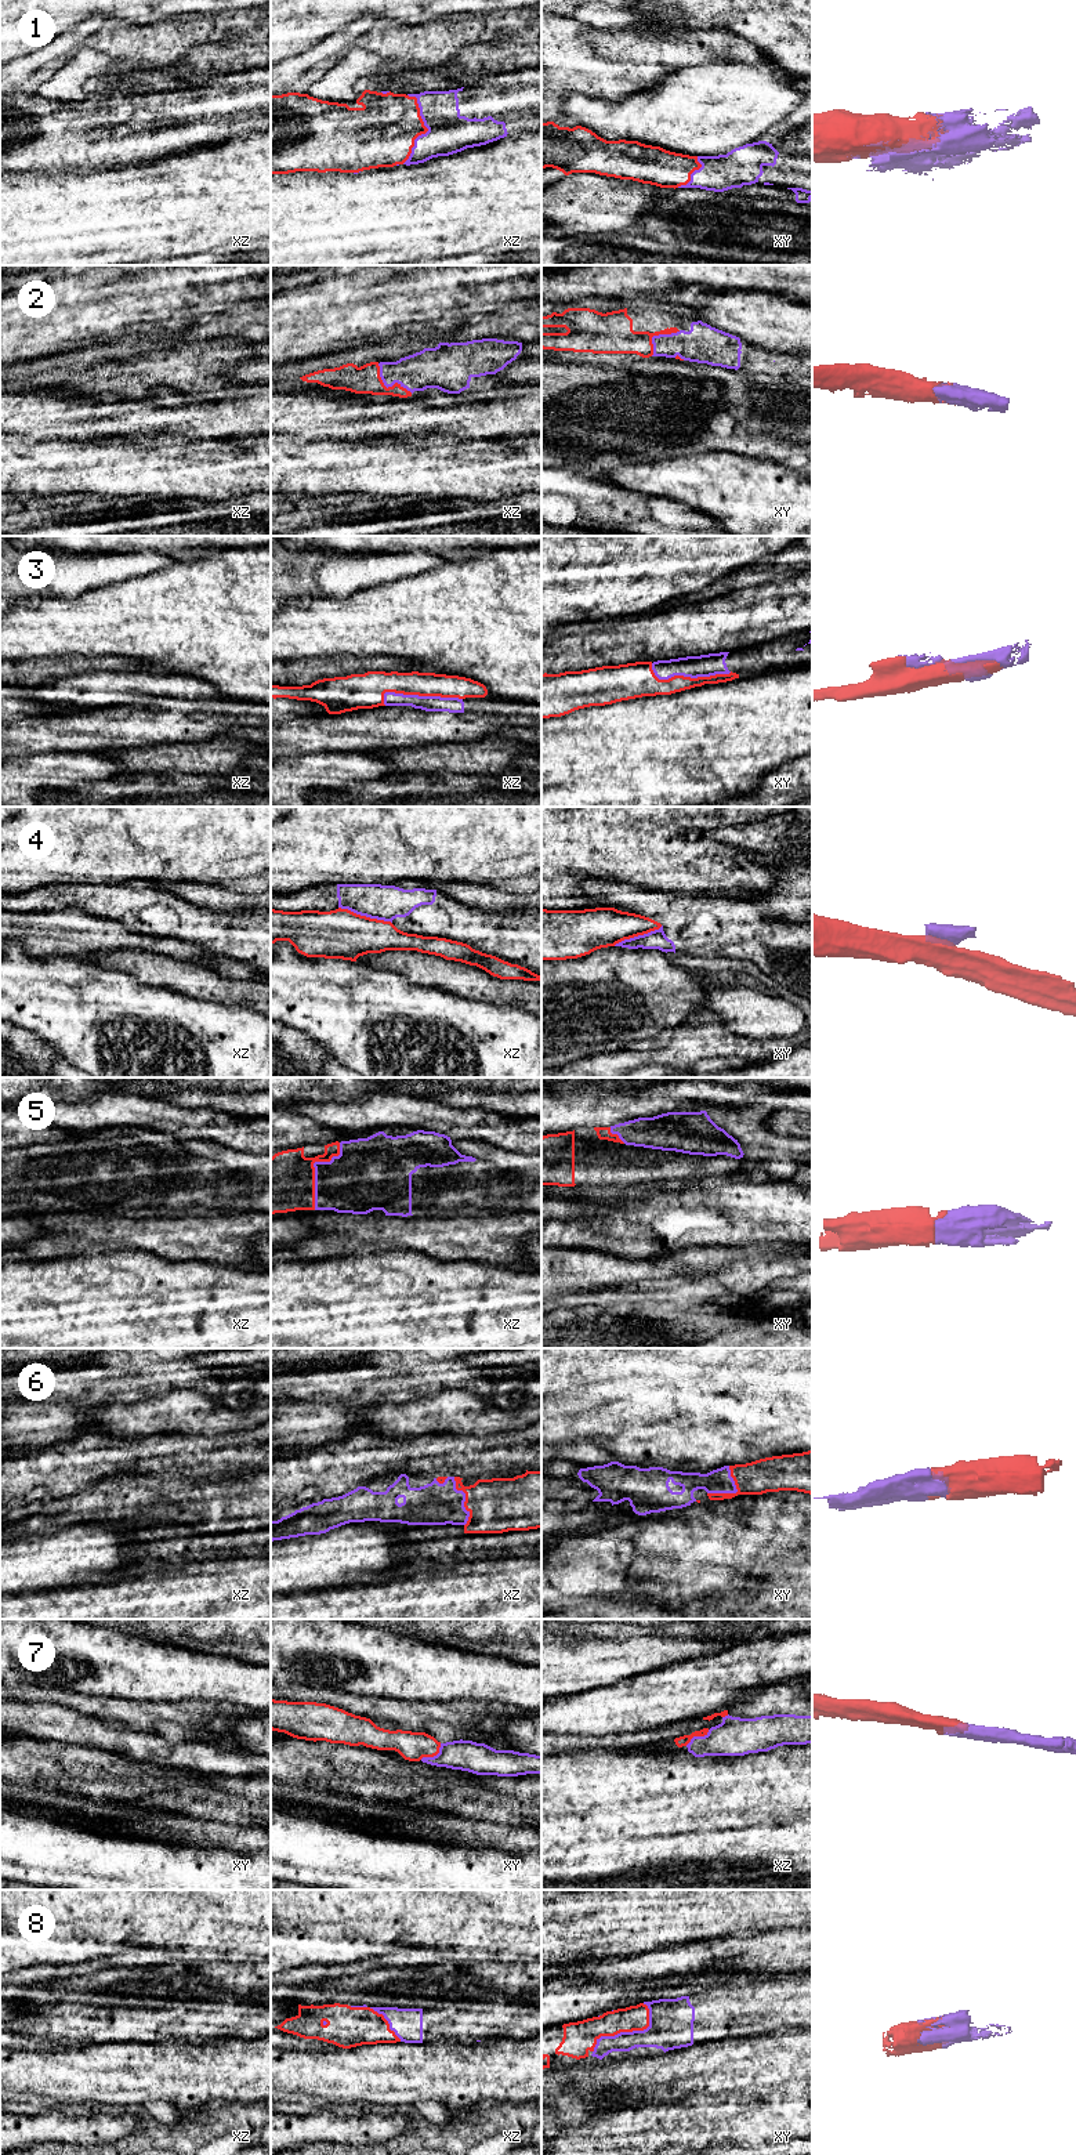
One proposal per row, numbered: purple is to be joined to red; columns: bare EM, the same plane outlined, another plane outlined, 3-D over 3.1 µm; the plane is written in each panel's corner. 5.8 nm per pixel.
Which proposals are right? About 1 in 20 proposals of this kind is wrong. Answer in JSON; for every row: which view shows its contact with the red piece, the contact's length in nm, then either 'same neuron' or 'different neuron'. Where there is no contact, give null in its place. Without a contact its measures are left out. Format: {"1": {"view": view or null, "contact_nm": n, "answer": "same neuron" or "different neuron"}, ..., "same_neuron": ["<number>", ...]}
{"1": {"view": "xz", "contact_nm": 400, "answer": "same neuron"}, "2": {"view": "xz", "contact_nm": 260, "answer": "same neuron"}, "3": {"view": "xz", "contact_nm": 460, "answer": "same neuron"}, "4": {"view": "xz", "contact_nm": 320, "answer": "different neuron"}, "5": {"view": "xz", "contact_nm": 420, "answer": "same neuron"}, "6": {"view": "xy", "contact_nm": 220, "answer": "same neuron"}, "7": {"view": "xy", "contact_nm": 160, "answer": "same neuron"}, "8": {"view": "xy", "contact_nm": 420, "answer": "same neuron"}, "same_neuron": ["1", "2", "3", "5", "6", "7", "8"]}

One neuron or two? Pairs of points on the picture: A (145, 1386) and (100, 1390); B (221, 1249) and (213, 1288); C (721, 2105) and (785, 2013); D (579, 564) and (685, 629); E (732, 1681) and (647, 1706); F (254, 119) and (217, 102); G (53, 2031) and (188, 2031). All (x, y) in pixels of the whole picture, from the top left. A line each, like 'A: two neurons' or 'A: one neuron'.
A: one neuron
B: two neurons
C: two neurons
D: two neurons
E: one neuron
F: one neuron
G: one neuron

